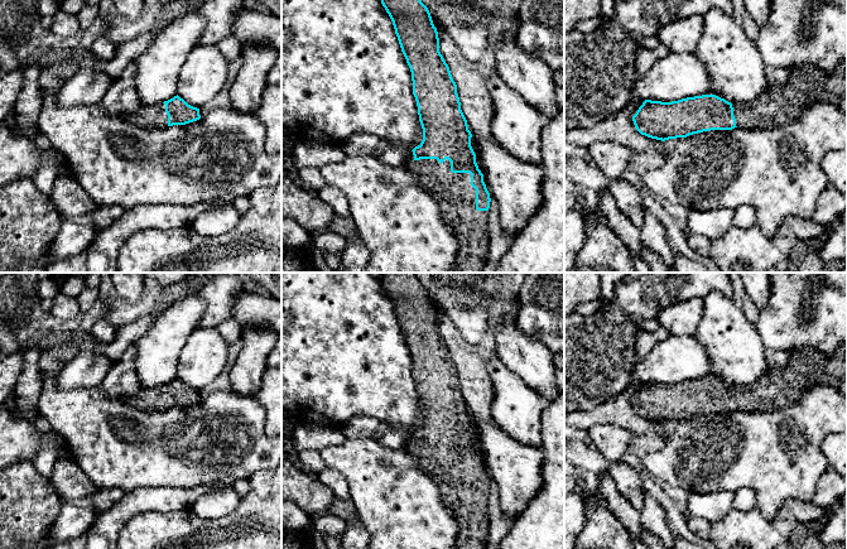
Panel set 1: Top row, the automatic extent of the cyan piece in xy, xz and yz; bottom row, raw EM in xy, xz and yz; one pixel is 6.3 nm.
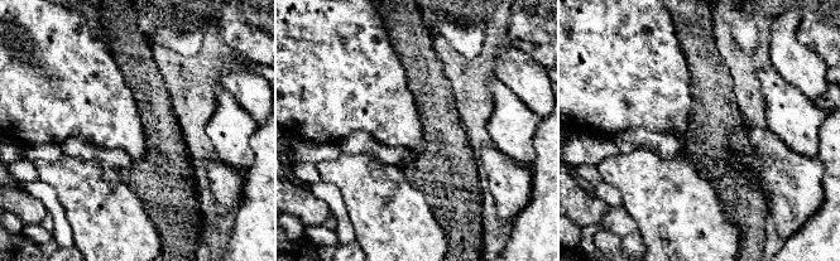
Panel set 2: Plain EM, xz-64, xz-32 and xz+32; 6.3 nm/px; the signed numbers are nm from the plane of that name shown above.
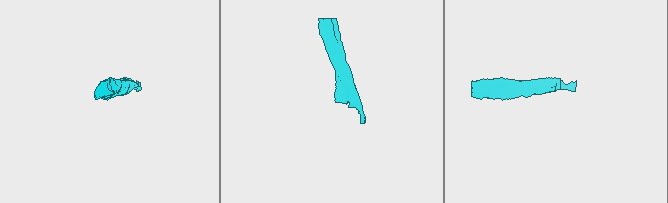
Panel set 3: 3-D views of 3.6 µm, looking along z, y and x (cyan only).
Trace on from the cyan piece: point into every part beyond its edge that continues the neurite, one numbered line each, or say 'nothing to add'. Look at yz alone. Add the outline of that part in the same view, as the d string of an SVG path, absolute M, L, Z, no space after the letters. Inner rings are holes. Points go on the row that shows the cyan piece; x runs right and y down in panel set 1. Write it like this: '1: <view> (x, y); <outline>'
1: yz (778, 105); M847 57L831 73L812 64L789 68L785 86L769 86L754 101L735 102L732 107L737 127L774 129L797 120L807 106L817 102L829 102L847 112Z

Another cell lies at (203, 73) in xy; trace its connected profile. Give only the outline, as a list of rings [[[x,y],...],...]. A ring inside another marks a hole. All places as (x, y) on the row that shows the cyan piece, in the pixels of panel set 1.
[[[196,45],[179,73],[177,95],[193,107],[202,107],[223,87],[228,62],[216,45]]]

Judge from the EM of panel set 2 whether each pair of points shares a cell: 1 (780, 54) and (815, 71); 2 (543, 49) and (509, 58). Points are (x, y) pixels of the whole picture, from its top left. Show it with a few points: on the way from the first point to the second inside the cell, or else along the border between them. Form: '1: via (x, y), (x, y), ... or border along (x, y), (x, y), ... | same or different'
1: via (788, 59), (792, 59), (806, 71) | same
2: border along (508, 42), (545, 67) | different

